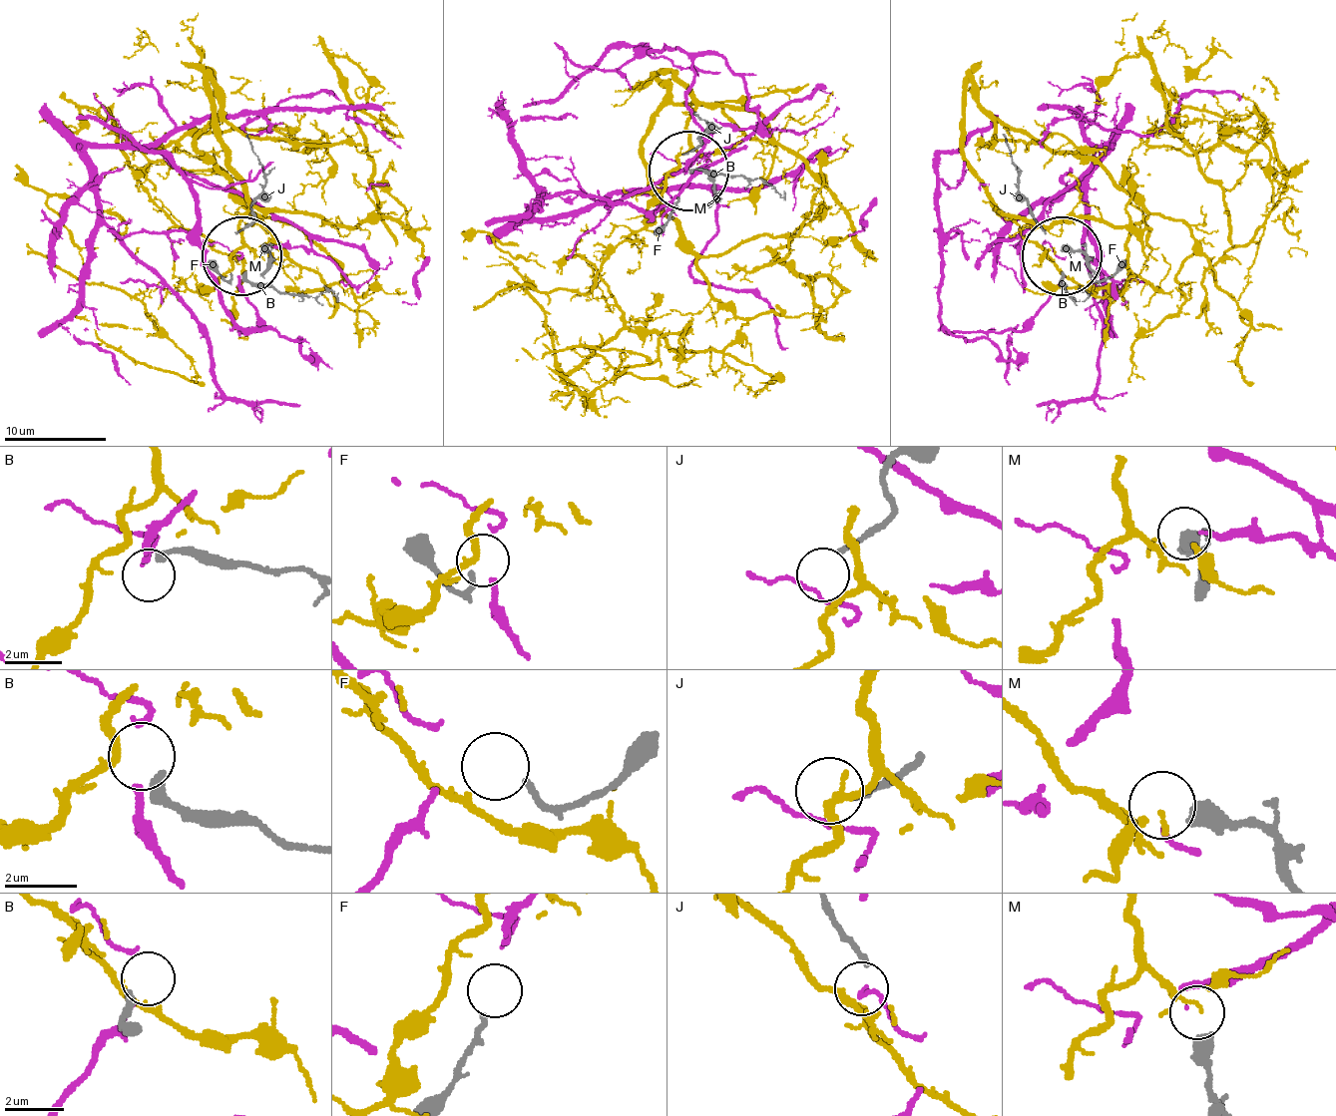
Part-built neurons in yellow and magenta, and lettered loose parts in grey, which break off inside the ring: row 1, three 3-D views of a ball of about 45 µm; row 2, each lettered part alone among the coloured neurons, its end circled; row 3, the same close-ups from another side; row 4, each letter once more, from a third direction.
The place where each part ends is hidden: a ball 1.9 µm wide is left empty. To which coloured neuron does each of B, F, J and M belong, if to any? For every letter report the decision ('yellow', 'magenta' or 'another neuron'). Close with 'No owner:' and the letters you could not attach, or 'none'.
B: another neuron
F: another neuron
J: another neuron
M: yellow
No owner: B, F, J

